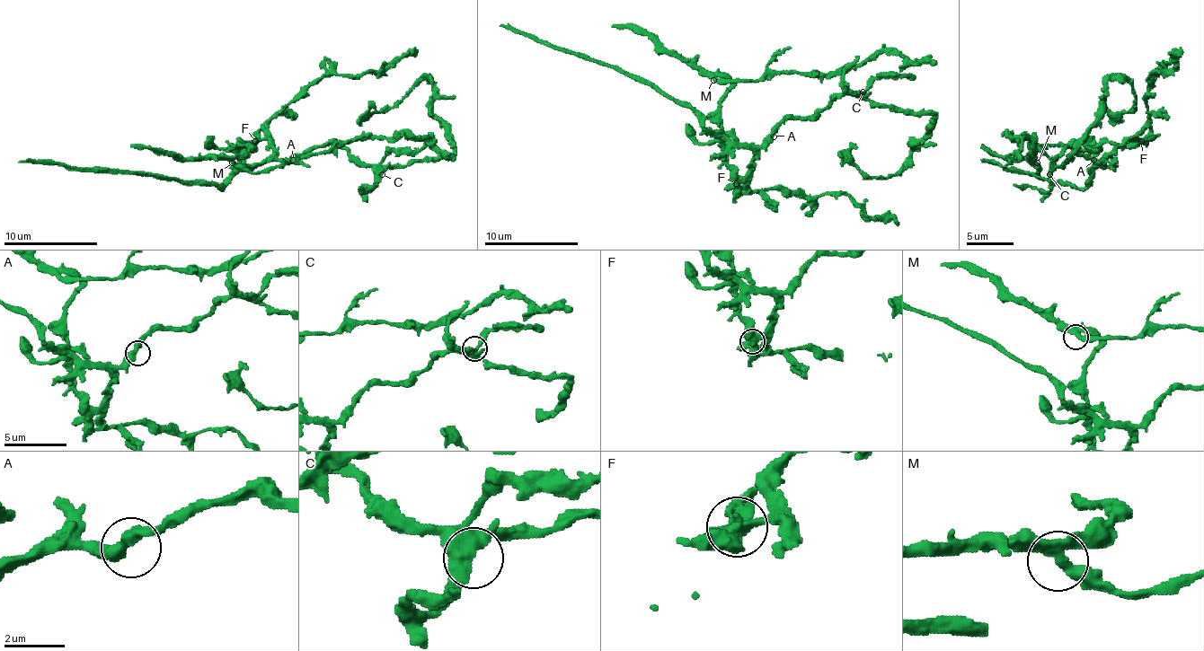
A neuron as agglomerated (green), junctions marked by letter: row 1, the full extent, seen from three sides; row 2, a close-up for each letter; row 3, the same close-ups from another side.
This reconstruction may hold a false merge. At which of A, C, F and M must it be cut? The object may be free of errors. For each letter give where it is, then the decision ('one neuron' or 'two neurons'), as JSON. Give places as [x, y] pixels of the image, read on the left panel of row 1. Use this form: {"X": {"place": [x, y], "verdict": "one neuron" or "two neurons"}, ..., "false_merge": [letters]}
{"A": {"place": [293, 160], "verdict": "one neuron"}, "C": {"place": [382, 174], "verdict": "one neuron"}, "F": {"place": [255, 141], "verdict": "two neurons"}, "M": {"place": [232, 162], "verdict": "one neuron"}, "false_merge": ["F"]}

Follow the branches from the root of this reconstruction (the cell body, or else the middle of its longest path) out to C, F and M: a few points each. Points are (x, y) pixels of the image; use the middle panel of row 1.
C: (769, 136), (785, 119), (816, 118), (842, 94), (863, 92)
F: (769, 136), (760, 154), (737, 183)
M: (769, 136), (760, 145), (744, 145), (722, 134), (720, 96), (730, 80), (718, 75), (713, 80)

